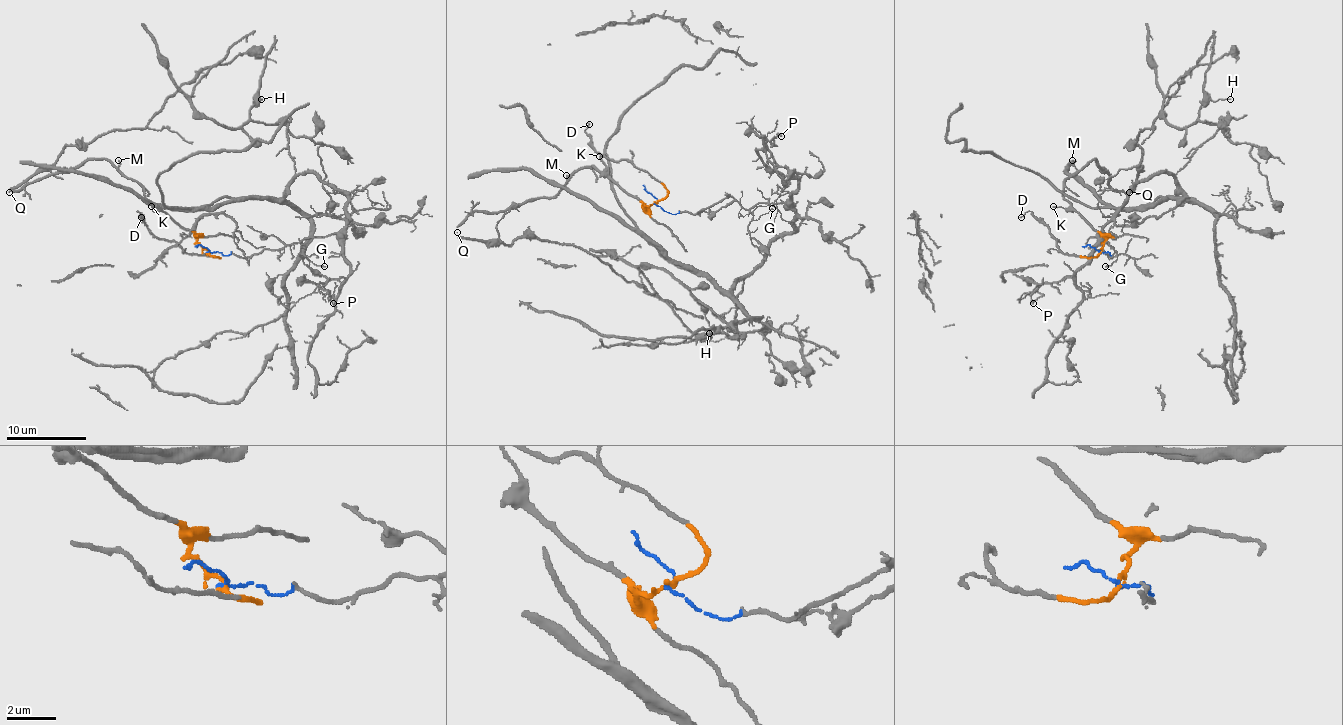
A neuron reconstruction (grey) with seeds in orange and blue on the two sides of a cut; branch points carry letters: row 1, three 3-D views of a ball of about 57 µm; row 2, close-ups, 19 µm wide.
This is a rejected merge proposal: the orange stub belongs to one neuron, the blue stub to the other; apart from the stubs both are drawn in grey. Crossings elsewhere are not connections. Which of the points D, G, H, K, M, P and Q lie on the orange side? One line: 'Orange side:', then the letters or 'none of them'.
Orange side: D, K, M, Q

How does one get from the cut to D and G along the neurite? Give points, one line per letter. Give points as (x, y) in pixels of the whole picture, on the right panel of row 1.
D: (1100, 252), (1092, 258), (1064, 254), (1050, 230), (1028, 212), (1020, 218)
G: (1100, 252), (1110, 254), (1110, 258), (1102, 250), (1092, 248), (1106, 242), (1117, 254), (1110, 266), (1104, 266)

